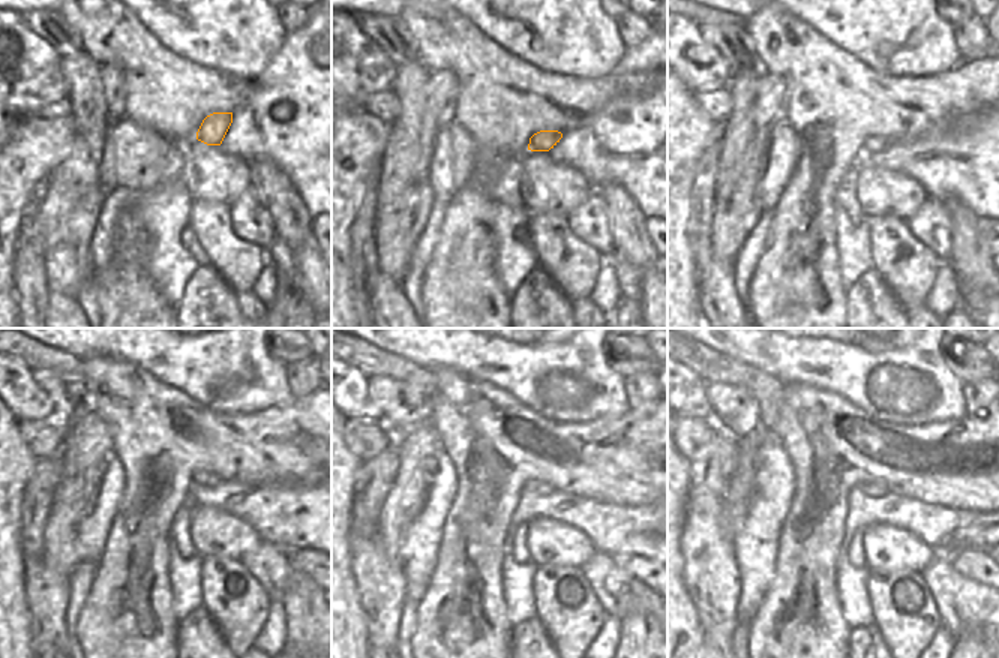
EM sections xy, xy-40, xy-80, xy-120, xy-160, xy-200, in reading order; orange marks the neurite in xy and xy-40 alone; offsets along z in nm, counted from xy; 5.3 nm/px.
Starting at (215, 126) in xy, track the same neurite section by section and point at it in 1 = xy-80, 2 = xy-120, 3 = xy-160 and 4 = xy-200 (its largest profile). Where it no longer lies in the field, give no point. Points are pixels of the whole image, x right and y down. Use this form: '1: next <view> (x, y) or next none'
1: next xy-80 (873, 144)
2: next xy-120 (201, 478)
3: next xy-160 (537, 487)
4: next xy-200 (872, 489)

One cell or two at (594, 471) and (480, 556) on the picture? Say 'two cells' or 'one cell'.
one cell

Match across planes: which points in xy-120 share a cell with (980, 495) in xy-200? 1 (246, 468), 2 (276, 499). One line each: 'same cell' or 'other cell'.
1: same cell
2: other cell

